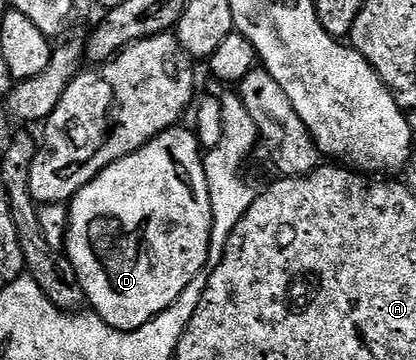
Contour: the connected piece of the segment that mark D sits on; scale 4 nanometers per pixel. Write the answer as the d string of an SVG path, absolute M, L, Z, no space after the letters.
M171 129L160 133L150 143L145 143L140 150L133 151L128 157L108 165L91 183L84 185L75 193L74 198L68 204L70 226L66 229L66 241L64 254L69 259L76 277L86 294L87 304L92 308L93 314L97 316L105 326L115 327L118 331L135 331L151 323L164 309L168 309L177 301L182 293L198 273L202 271L206 259L209 257L210 230L213 228L212 205L209 203L208 181L205 180L205 165L203 163L203 152L198 152L200 140L193 130Z

